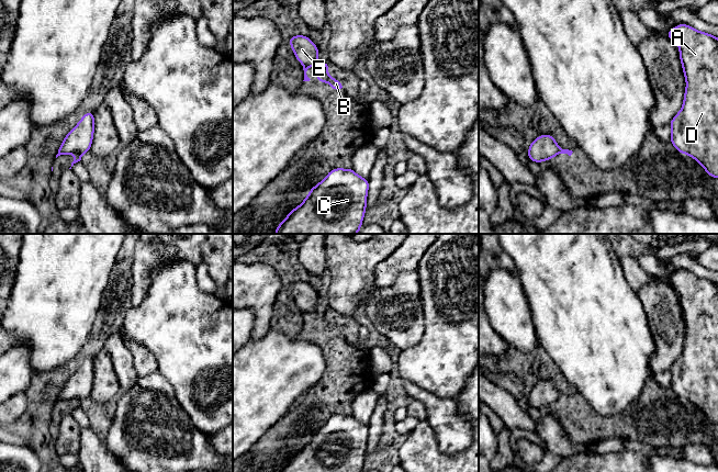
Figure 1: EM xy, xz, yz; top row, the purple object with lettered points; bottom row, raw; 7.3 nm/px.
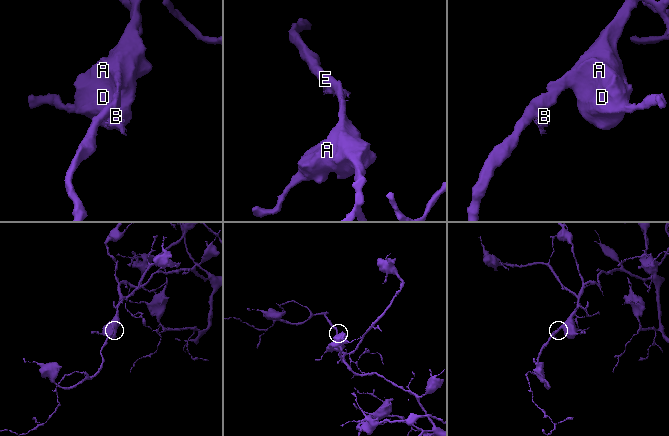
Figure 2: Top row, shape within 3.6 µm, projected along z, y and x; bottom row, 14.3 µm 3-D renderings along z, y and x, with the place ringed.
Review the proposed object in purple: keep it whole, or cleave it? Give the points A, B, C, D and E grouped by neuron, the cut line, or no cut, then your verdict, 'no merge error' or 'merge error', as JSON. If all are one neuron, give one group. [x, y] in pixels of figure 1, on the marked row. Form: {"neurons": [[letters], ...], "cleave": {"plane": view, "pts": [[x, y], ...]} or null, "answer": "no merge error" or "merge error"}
{"neurons": [["A", "C", "D", "E"], ["B"]], "cleave": {"plane": "xy", "pts": [[71, 153], [81, 154]]}, "answer": "merge error"}

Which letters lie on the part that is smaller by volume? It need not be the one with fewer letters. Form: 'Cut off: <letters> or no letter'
Cut off: B

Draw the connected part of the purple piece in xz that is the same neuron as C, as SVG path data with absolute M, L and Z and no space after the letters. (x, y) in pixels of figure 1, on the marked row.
M333 169L308 191L308 195L298 207L289 212L274 234L357 234L364 217L368 189L369 180L358 176L354 169Z

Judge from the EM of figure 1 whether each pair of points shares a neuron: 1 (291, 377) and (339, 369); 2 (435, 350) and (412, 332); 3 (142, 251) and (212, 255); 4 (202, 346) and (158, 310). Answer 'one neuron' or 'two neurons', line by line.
1: two neurons
2: two neurons
3: one neuron
4: one neuron

